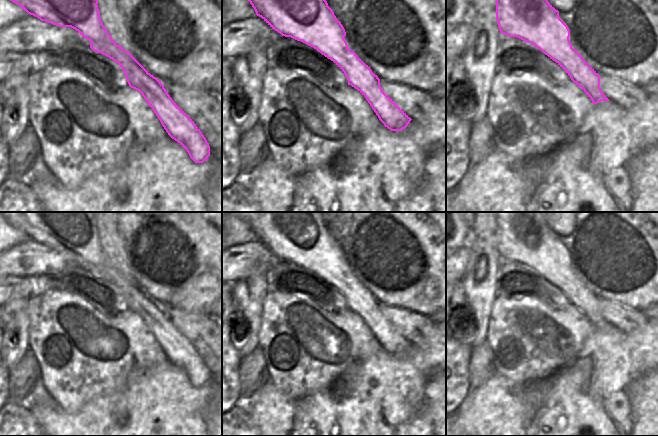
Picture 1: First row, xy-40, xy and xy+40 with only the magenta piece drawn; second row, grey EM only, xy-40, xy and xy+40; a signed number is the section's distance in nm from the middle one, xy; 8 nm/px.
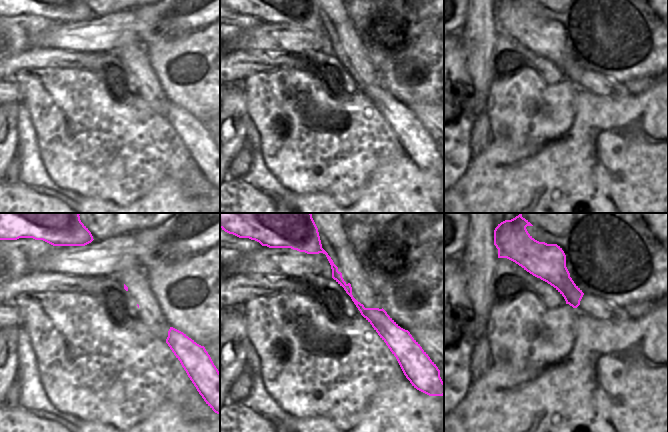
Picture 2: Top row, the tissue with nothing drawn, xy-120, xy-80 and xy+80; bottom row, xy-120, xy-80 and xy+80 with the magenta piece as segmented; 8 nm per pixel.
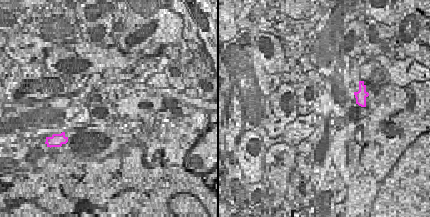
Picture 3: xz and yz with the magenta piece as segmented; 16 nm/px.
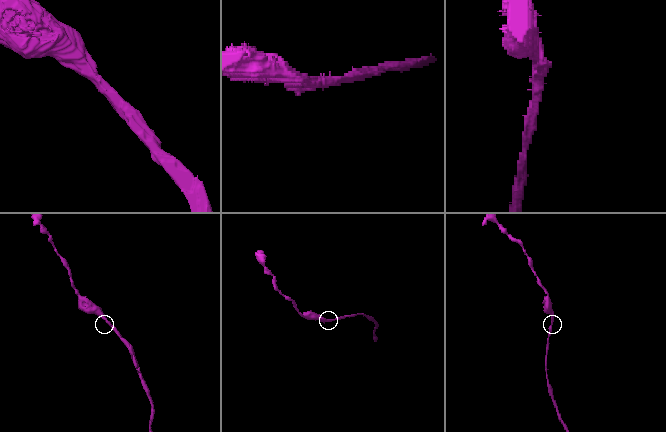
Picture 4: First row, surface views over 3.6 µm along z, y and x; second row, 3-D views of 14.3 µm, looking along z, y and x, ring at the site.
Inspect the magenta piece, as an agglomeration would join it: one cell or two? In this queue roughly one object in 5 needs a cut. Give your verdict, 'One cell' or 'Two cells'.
One cell.

